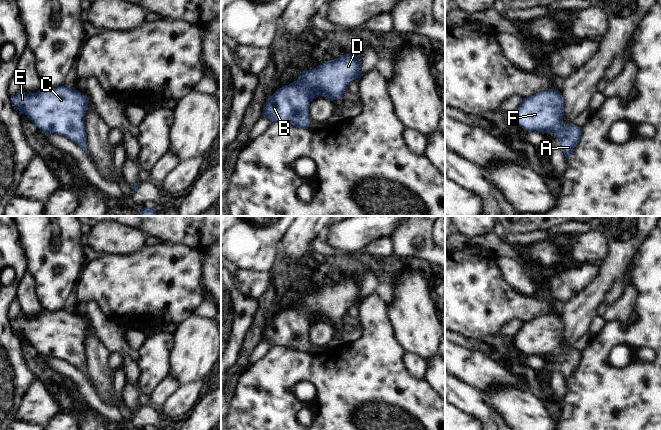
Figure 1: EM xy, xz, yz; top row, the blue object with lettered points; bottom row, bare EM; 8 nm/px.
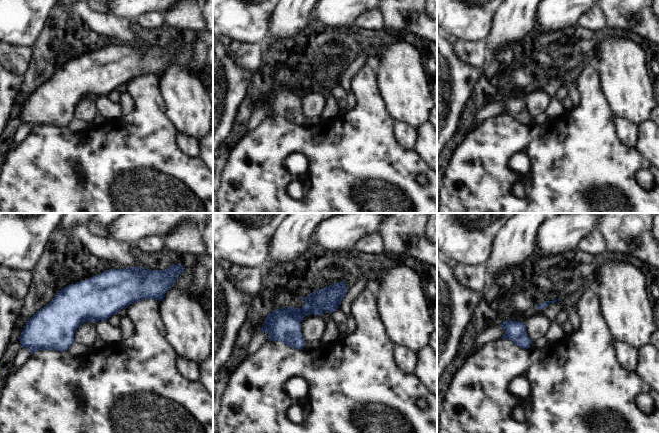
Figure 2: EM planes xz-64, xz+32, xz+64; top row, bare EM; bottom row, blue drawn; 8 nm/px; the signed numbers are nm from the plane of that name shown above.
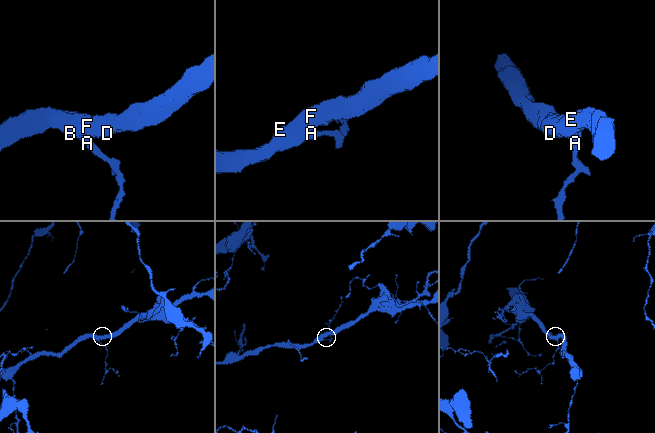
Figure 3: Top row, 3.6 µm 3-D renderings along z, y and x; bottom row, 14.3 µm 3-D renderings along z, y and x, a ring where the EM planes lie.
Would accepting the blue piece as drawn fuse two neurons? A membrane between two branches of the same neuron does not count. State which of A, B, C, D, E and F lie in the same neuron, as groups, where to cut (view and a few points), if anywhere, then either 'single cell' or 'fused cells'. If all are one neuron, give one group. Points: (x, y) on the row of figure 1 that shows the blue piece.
A B C D E F | no cut | single cell

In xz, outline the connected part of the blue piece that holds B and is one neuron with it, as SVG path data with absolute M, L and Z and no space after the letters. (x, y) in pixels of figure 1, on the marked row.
M349 53L303 71L295 82L277 89L266 100L261 116L268 117L271 122L308 129L310 102L319 96L332 101L342 99L348 84L364 75L360 68L360 58Z

